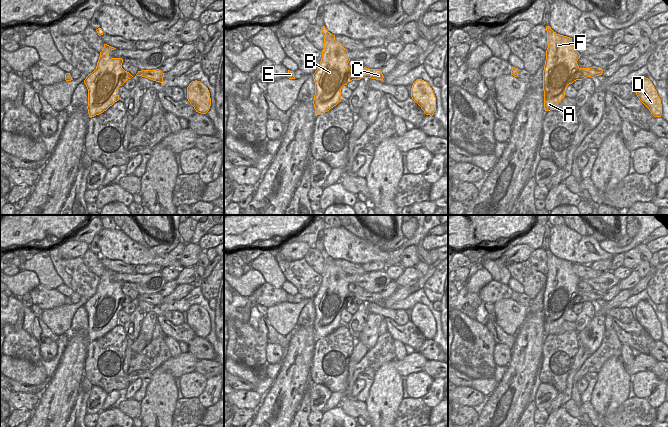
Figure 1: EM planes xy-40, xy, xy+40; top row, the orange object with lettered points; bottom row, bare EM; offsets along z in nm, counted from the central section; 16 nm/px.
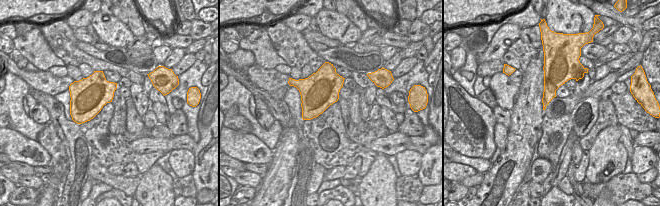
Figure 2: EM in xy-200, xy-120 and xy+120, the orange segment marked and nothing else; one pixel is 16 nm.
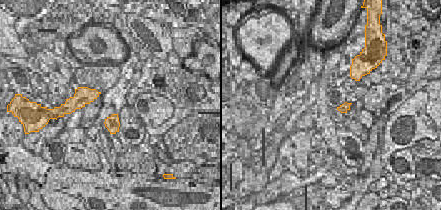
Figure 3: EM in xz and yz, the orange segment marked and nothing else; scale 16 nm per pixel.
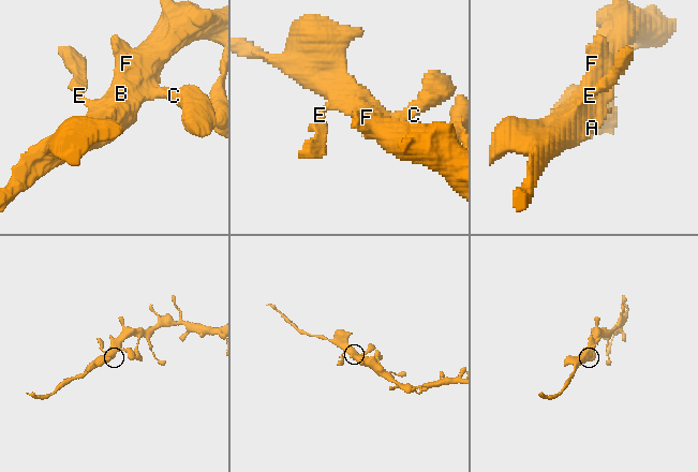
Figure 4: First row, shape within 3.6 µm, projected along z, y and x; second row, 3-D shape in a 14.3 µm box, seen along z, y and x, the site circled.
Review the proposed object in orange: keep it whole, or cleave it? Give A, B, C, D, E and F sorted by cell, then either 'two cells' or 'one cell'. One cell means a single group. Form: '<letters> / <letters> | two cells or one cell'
A B C D E F | one cell

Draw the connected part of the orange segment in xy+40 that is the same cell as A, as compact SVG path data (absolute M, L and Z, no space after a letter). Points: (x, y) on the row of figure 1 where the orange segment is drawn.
M546 26L547 44L546 60L543 70L543 90L545 111L555 110L565 97L569 84L576 80L602 75L597 67L580 68L577 64L580 54L572 46L572 38L557 34Z

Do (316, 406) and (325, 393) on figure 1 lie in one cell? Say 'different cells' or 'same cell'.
same cell

